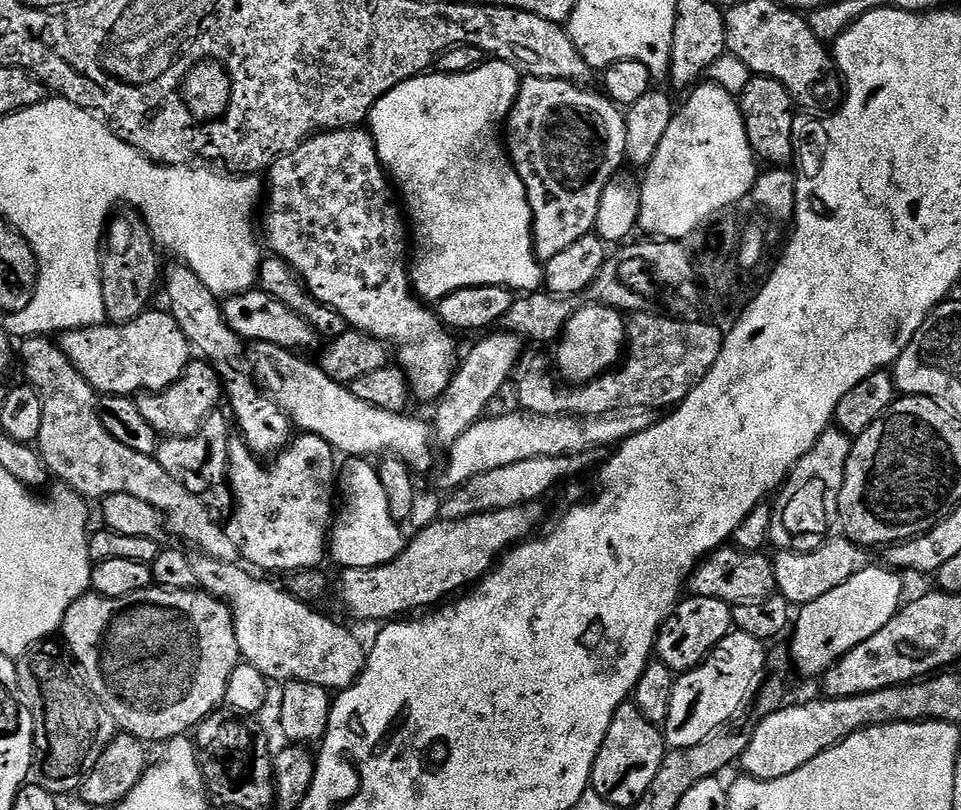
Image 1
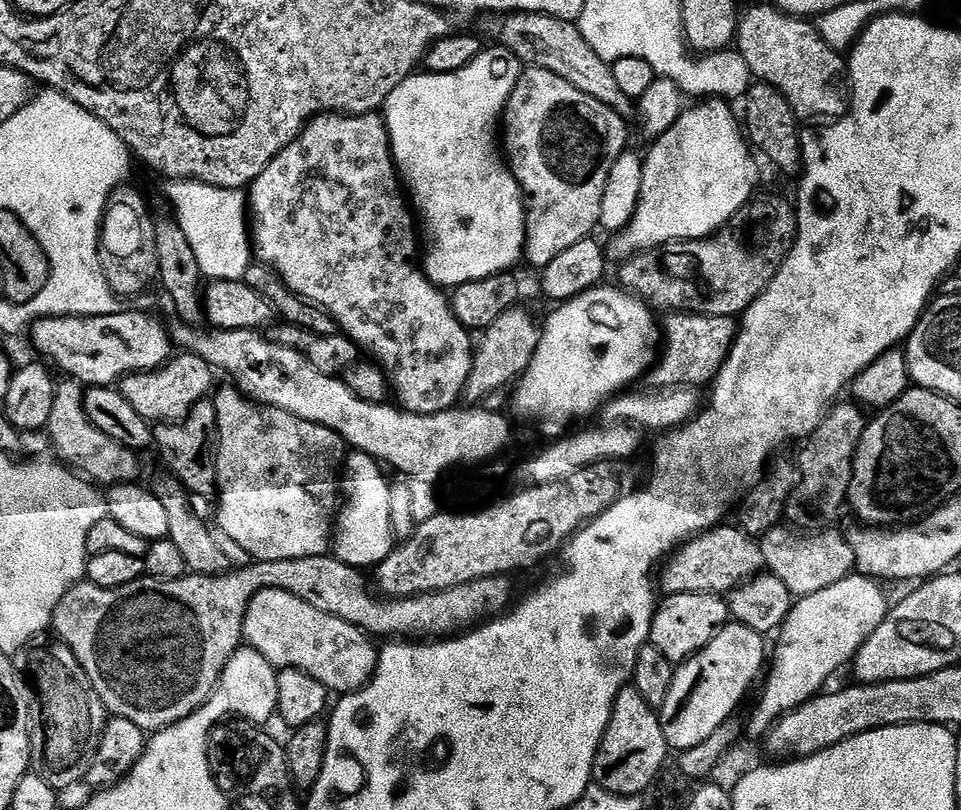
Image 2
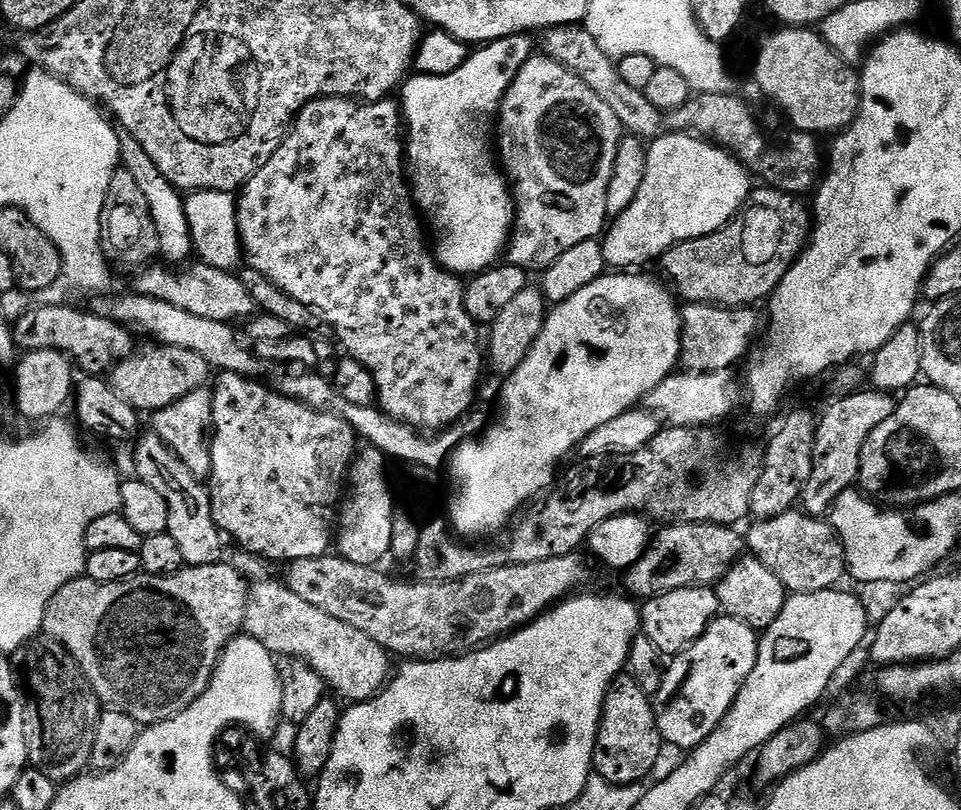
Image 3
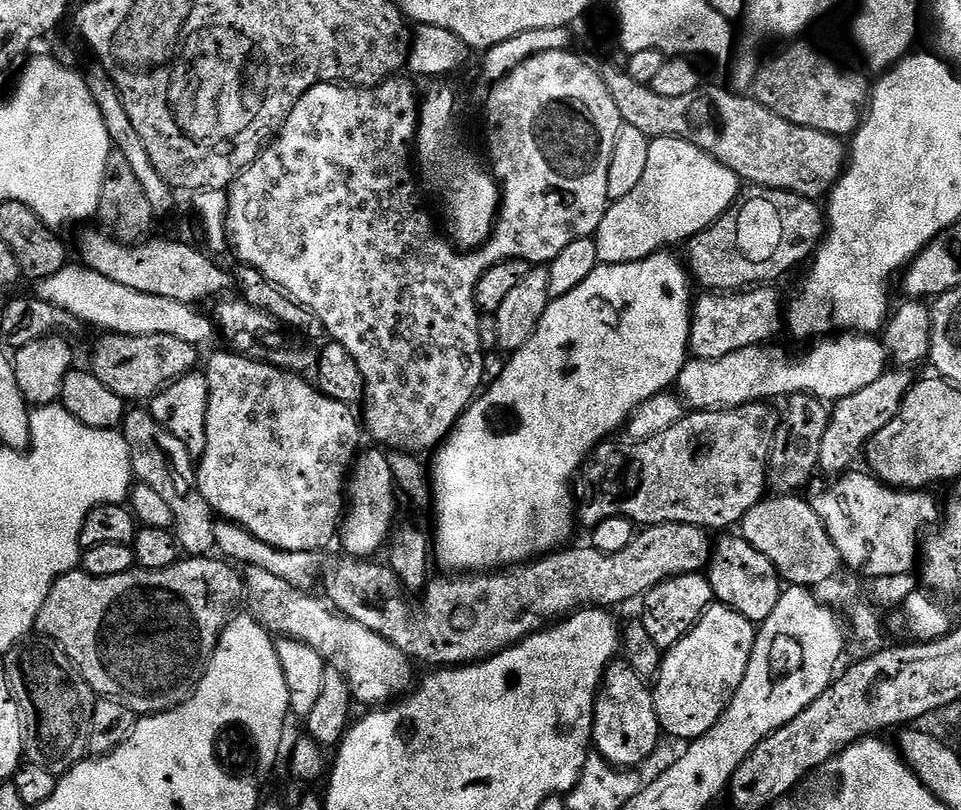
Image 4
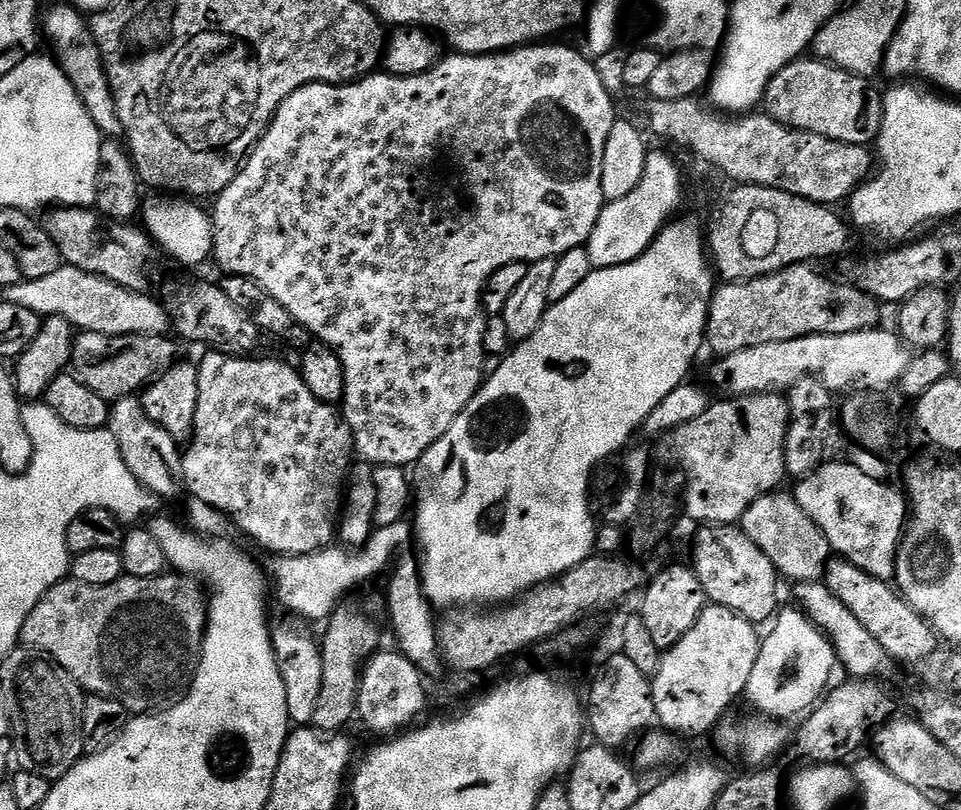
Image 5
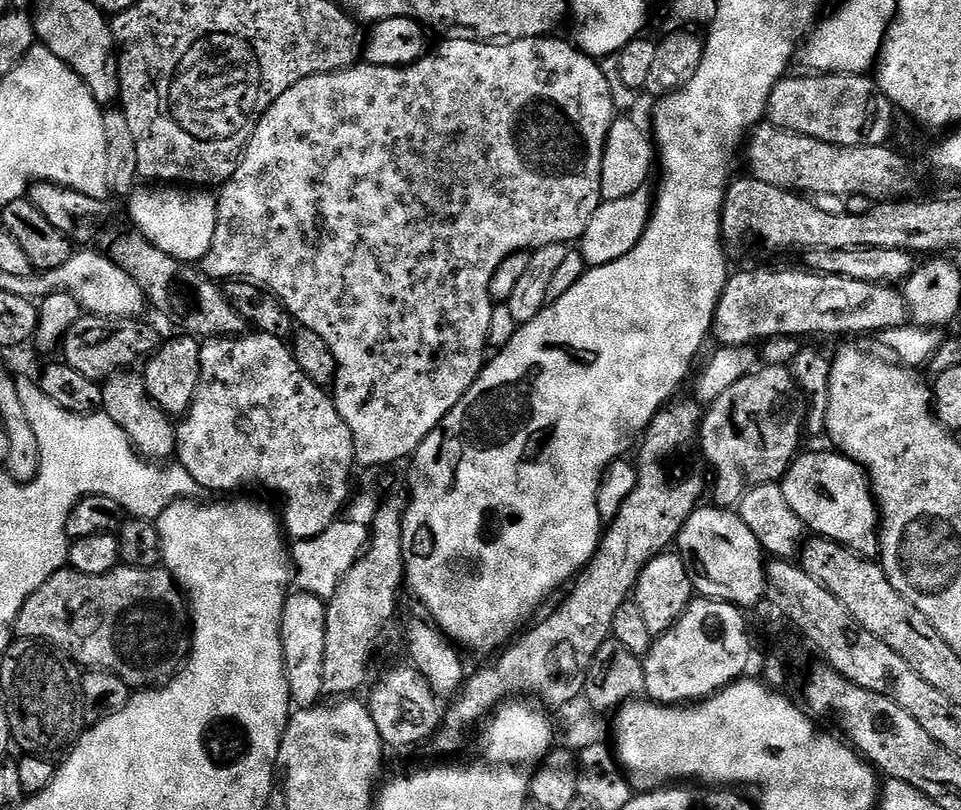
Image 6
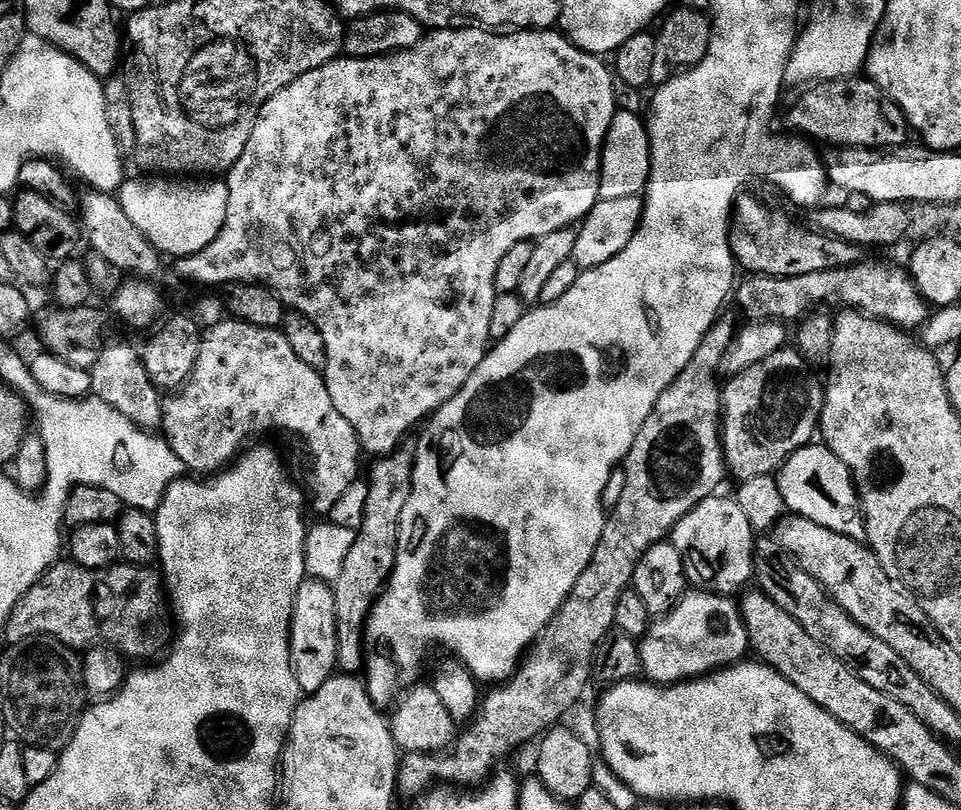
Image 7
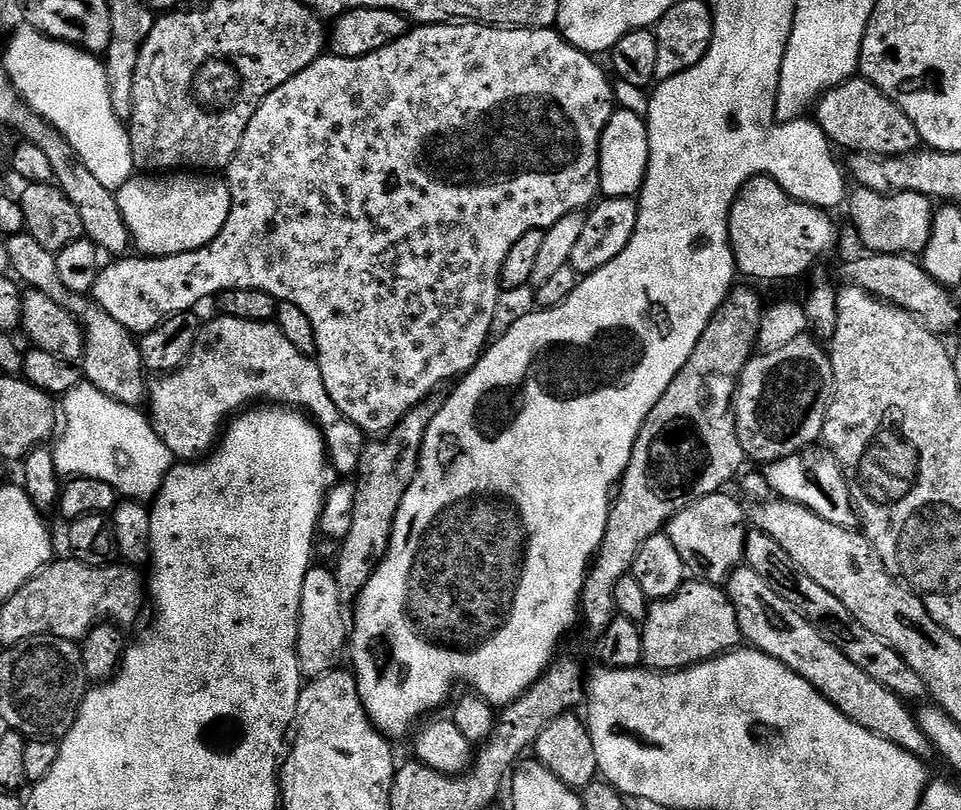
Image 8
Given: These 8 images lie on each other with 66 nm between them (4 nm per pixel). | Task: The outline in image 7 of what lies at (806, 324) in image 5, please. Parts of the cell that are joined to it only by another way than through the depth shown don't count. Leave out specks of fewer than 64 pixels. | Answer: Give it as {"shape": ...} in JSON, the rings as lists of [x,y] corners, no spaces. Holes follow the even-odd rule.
{"shape":[[[861,262],[845,268],[822,270],[818,274],[802,274],[790,278],[752,274],[744,279],[739,281],[735,289],[734,304],[736,300],[737,306],[744,311],[743,319],[748,322],[799,322],[805,316],[827,306],[829,309],[836,308],[835,310],[855,310],[863,316],[885,320],[895,328],[912,334],[923,328],[930,317],[928,301],[922,298],[922,294],[916,289],[916,283],[912,281],[911,272],[904,266],[895,268],[892,264]]]}

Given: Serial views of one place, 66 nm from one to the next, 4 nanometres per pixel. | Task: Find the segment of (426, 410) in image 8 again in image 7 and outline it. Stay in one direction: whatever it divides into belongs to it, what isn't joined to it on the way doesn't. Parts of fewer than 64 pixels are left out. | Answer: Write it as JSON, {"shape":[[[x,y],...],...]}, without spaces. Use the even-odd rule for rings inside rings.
{"shape":[[[401,446],[391,456],[375,461],[372,473],[366,476],[369,498],[366,499],[365,518],[356,530],[354,544],[343,563],[342,572],[332,584],[334,614],[336,615],[336,663],[344,674],[356,674],[364,667],[364,627],[384,585],[394,570],[402,510],[410,502],[416,453],[411,447]]]}

